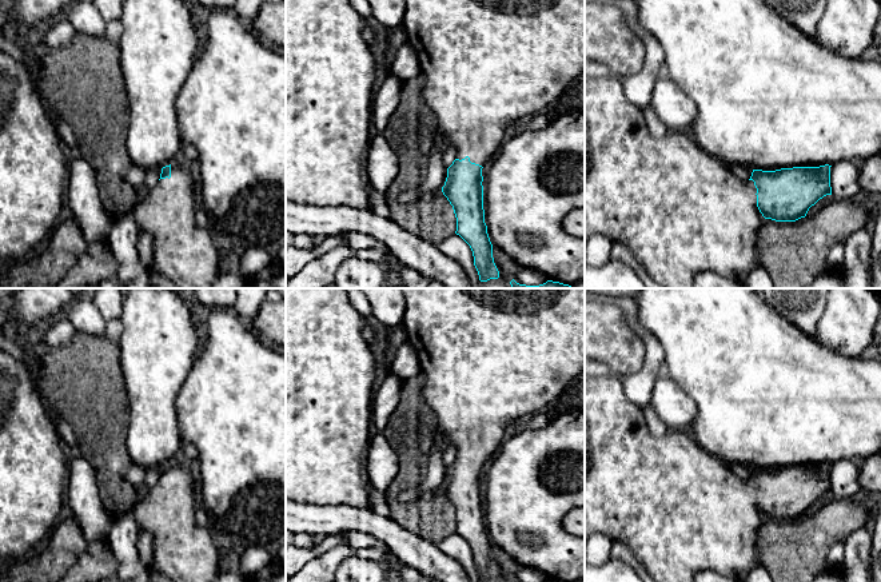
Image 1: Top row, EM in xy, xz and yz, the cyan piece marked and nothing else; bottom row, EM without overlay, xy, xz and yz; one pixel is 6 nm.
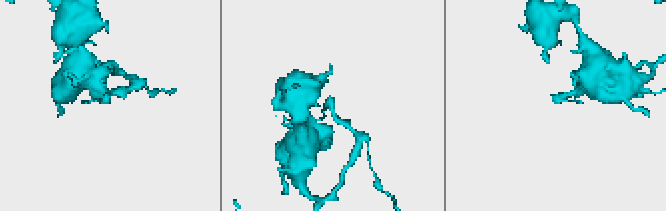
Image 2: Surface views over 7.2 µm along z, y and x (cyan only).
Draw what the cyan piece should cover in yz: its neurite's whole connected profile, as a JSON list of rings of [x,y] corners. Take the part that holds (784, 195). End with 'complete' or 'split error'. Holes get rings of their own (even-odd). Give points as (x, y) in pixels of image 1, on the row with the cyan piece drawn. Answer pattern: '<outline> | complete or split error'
[[[614,75],[585,76],[585,248],[593,235],[605,235],[613,243],[629,247],[635,259],[645,267],[653,280],[665,288],[693,288],[693,280],[701,271],[714,271],[725,278],[745,283],[749,274],[760,267],[757,235],[765,219],[776,222],[796,222],[805,218],[809,208],[826,195],[832,195],[829,164],[820,167],[793,167],[776,171],[753,170],[749,180],[737,178],[731,167],[723,164],[705,150],[699,148],[691,133],[671,131],[655,137],[650,133],[643,111],[635,107],[623,93],[622,80]]] | split error

